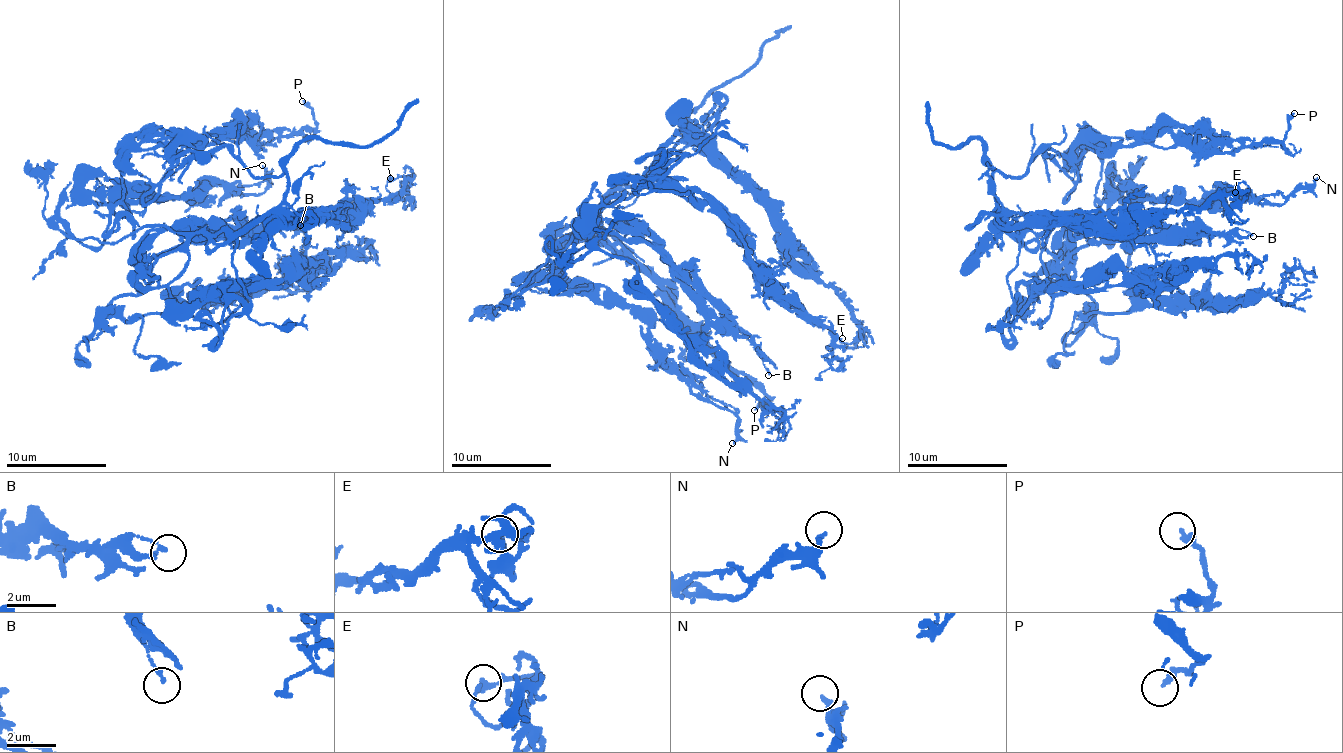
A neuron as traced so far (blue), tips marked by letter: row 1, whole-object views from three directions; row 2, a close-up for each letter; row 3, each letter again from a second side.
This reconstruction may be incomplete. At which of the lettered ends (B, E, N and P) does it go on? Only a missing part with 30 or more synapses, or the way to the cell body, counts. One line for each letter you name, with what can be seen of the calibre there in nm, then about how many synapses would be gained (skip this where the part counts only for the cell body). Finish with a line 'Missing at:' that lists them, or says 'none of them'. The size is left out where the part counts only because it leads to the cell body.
E: Thickness 130 nm. Roughly 180 synapses
Missing at: E

